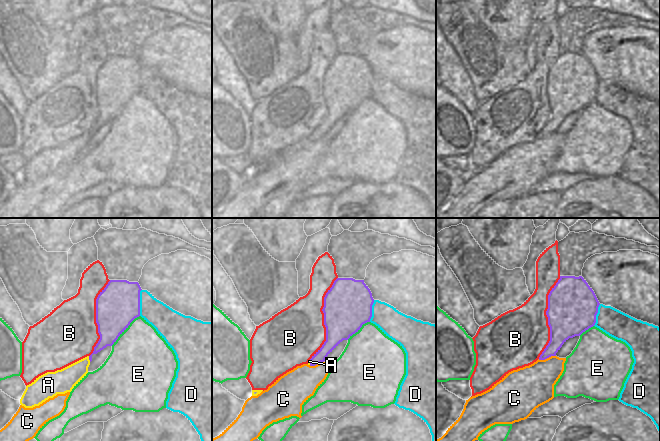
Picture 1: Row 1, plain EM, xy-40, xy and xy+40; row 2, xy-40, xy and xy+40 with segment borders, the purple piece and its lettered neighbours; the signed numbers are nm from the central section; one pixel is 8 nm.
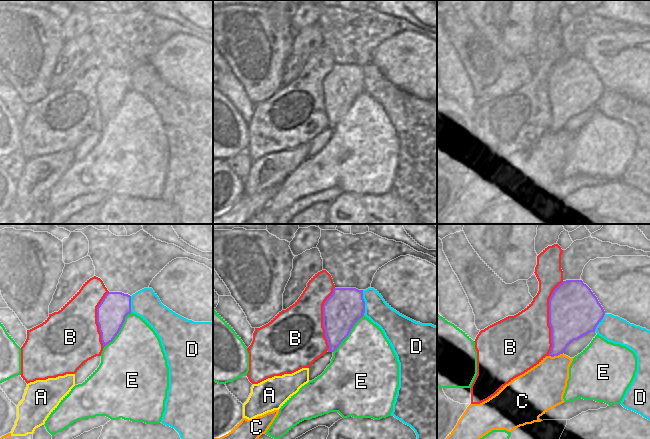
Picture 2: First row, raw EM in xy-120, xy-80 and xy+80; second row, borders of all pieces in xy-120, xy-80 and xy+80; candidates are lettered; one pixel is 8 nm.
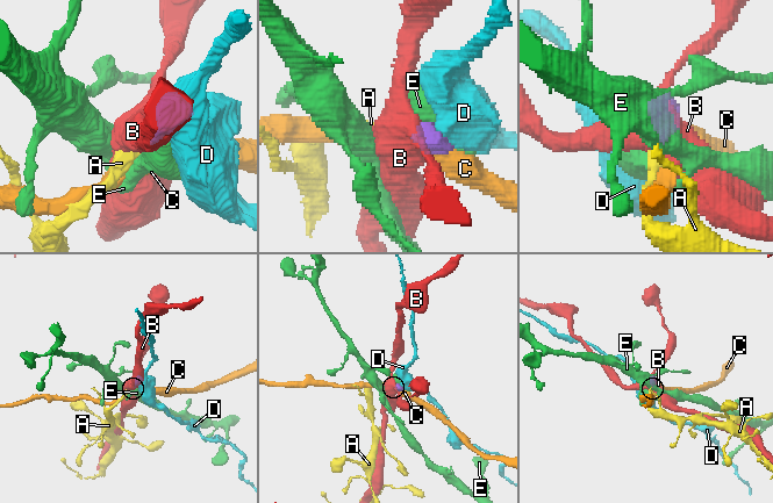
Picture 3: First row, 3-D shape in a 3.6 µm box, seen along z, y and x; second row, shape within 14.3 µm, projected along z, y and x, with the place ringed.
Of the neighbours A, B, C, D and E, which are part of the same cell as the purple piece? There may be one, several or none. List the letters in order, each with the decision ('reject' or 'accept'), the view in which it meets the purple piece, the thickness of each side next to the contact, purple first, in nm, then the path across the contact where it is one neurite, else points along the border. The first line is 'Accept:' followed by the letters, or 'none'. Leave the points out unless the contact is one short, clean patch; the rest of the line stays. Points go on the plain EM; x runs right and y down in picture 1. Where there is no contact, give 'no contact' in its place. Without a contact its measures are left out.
Accept: A
A: accept; contact in xy-40; calibres 140 and 180 nm; way xy-40 (108, 111), (89, 135), (65, 155)
B: reject; contact in xy; calibres 380 and 440 nm
C: reject; contact in xy+40; calibres 170 and 320 nm
D: reject; contact in xy-40; calibres 340 and 220 nm
E: reject; contact in xy-40; calibres 340 and 460 nm

